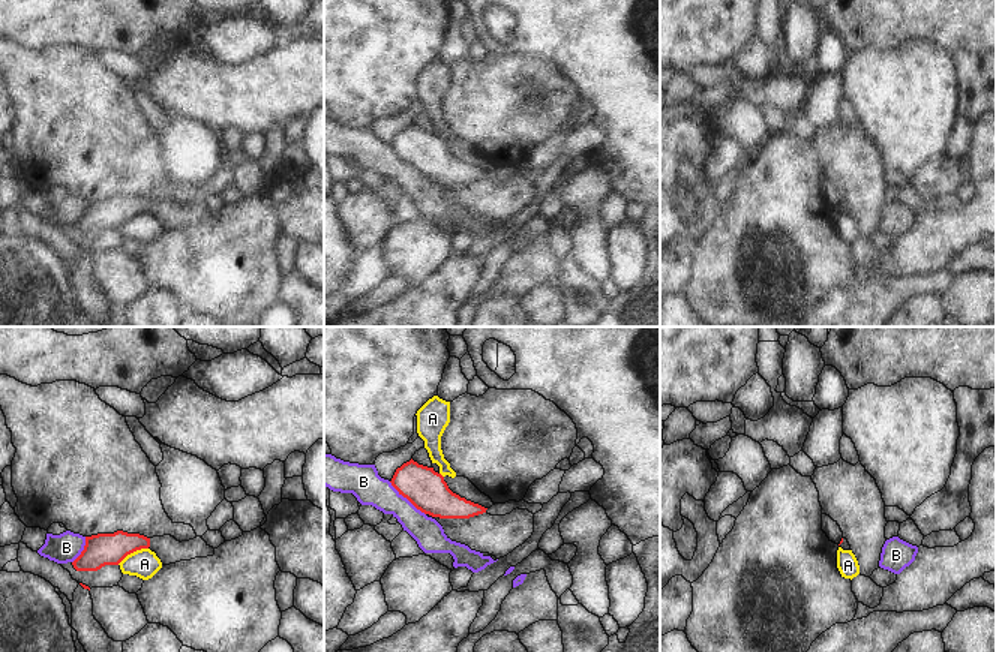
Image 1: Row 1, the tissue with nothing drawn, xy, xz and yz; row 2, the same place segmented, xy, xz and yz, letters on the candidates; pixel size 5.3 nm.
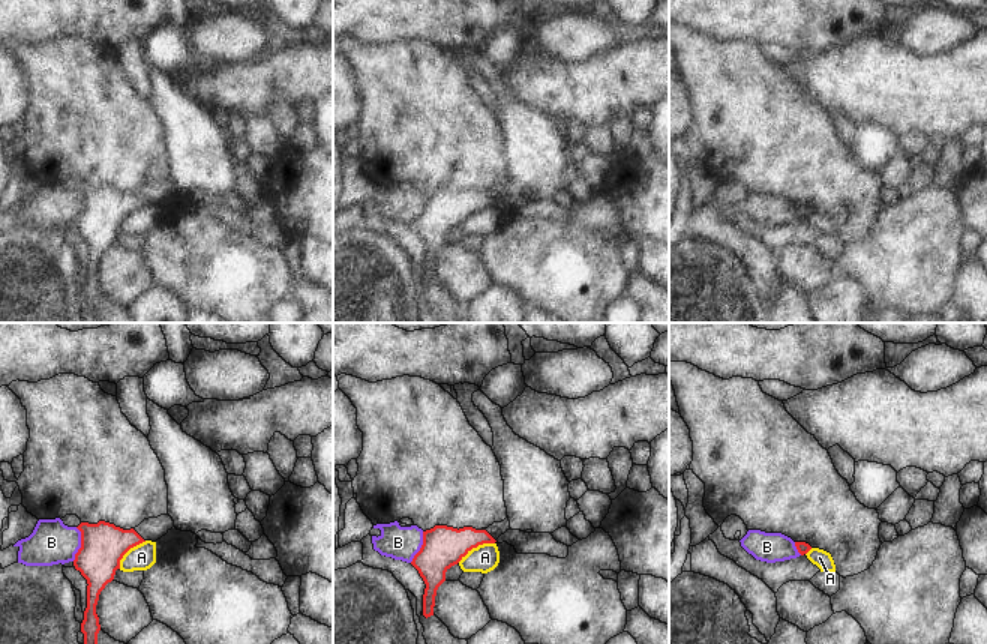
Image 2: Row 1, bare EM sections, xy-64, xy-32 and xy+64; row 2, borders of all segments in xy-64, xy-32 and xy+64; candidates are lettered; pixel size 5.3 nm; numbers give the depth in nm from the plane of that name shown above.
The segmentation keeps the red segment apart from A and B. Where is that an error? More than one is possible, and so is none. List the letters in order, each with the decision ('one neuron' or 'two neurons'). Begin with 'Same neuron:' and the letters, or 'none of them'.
Same neuron: none of them
A: two neurons
B: two neurons

